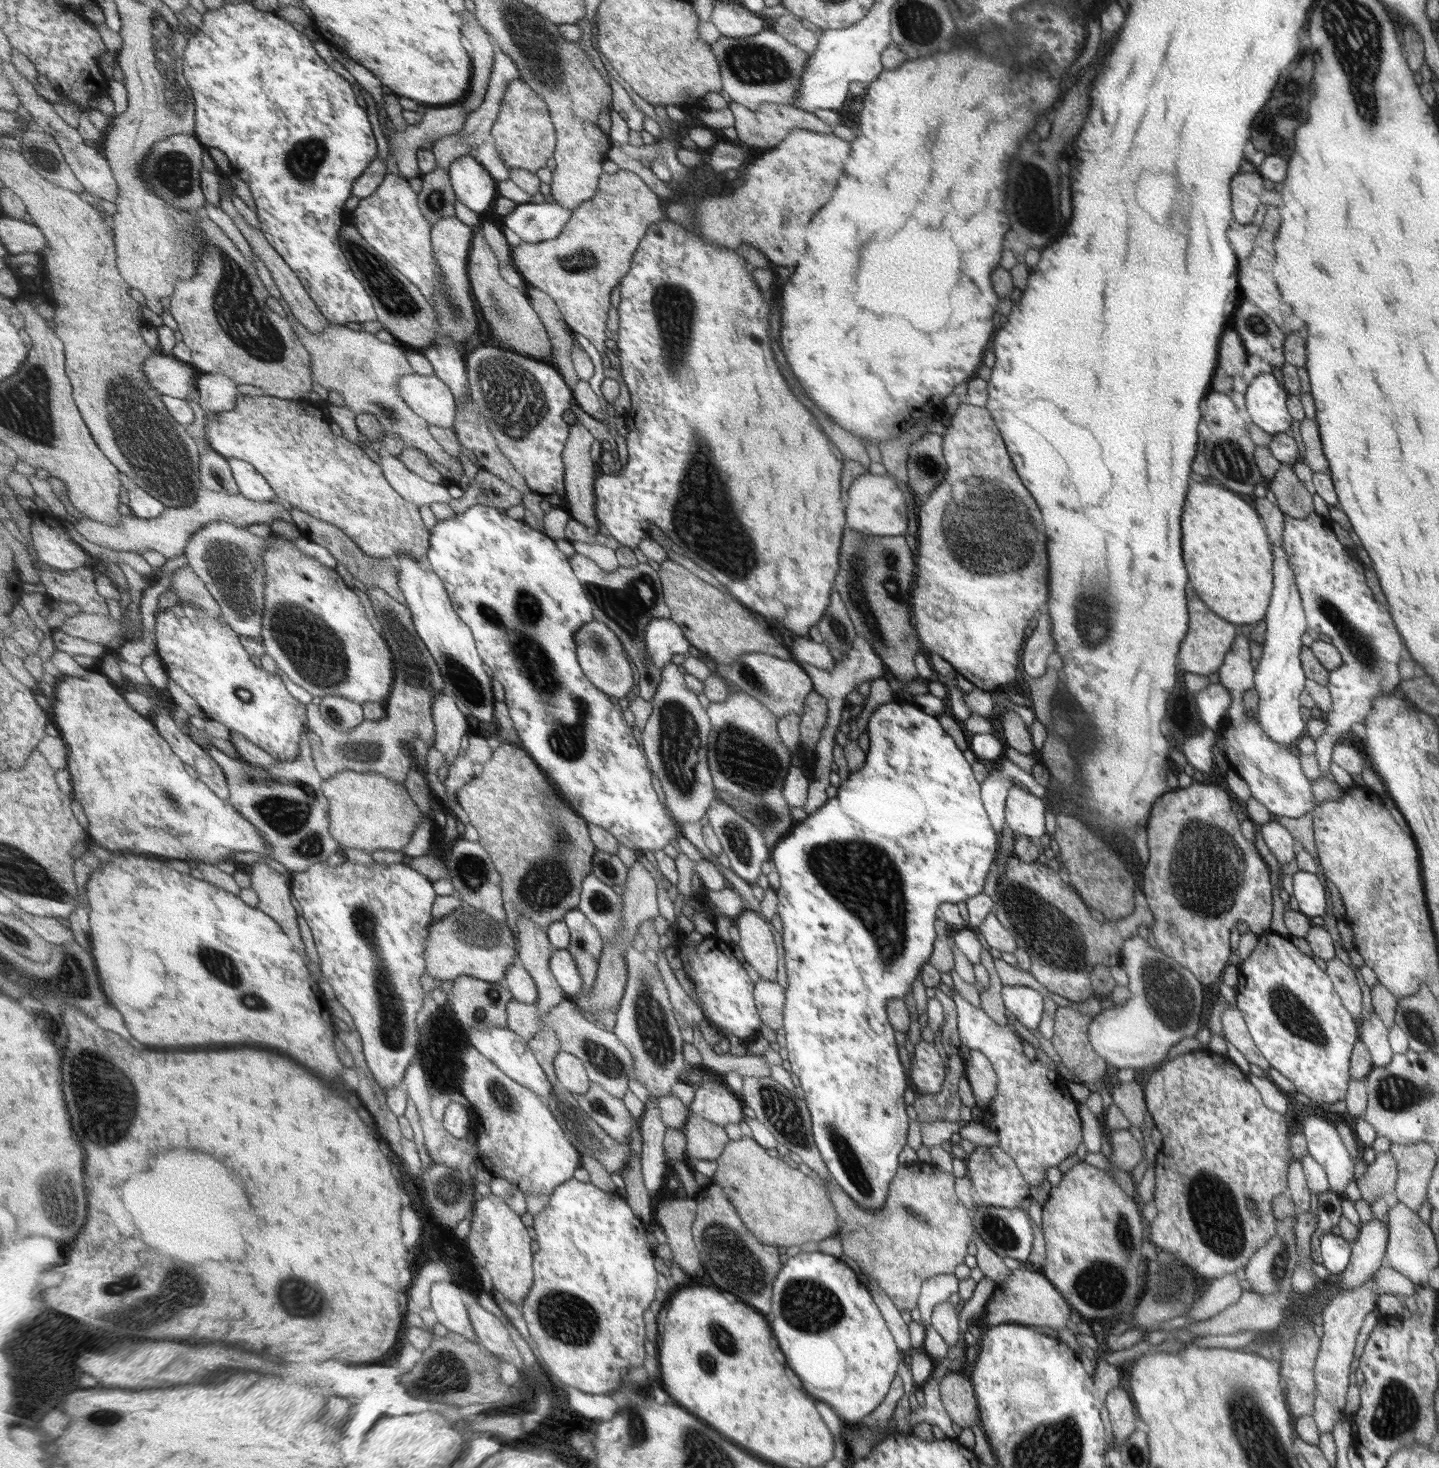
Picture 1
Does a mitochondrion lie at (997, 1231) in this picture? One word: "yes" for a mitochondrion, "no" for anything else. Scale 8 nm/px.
yes

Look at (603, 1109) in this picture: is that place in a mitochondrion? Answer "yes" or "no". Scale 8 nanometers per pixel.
yes

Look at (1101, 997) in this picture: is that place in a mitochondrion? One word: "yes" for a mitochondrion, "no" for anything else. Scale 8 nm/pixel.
no

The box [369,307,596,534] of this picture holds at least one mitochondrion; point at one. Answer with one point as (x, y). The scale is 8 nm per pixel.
(515, 400)

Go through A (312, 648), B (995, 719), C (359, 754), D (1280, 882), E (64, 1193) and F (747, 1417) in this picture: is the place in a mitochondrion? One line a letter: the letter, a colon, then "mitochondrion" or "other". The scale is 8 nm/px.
A: mitochondrion
B: other
C: mitochondrion
D: other
E: mitochondrion
F: other

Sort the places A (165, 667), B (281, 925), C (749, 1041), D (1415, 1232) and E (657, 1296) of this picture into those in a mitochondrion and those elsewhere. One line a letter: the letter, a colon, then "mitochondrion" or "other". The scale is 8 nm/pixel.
A: other
B: other
C: other
D: mitochondrion
E: other

